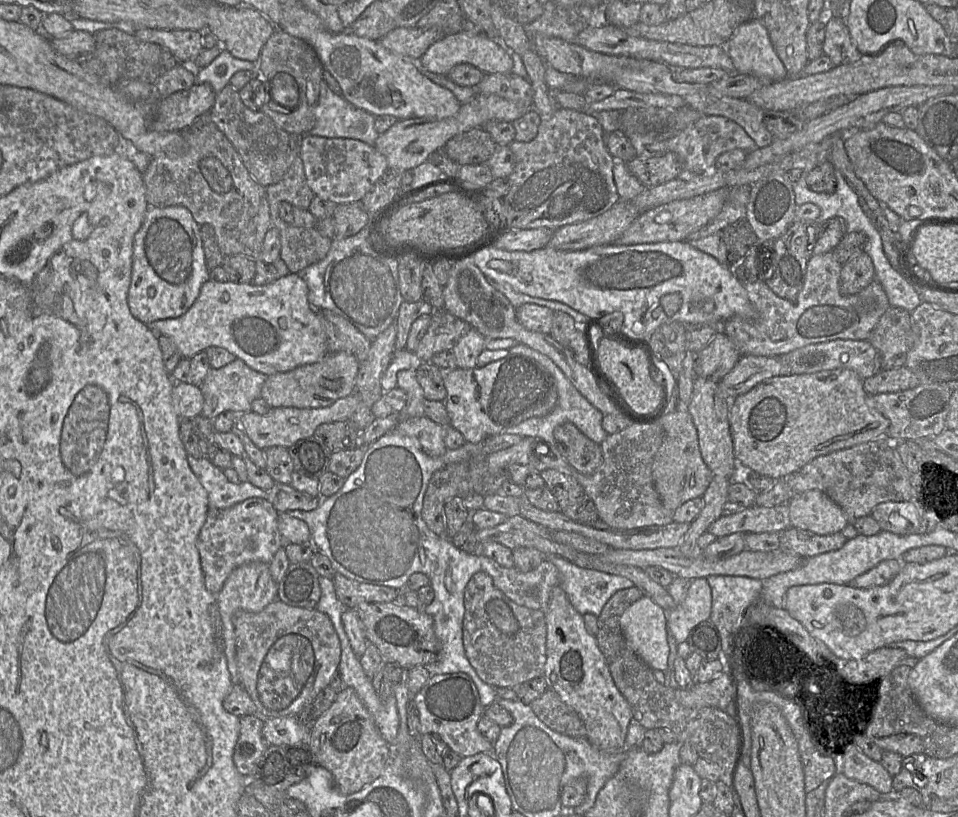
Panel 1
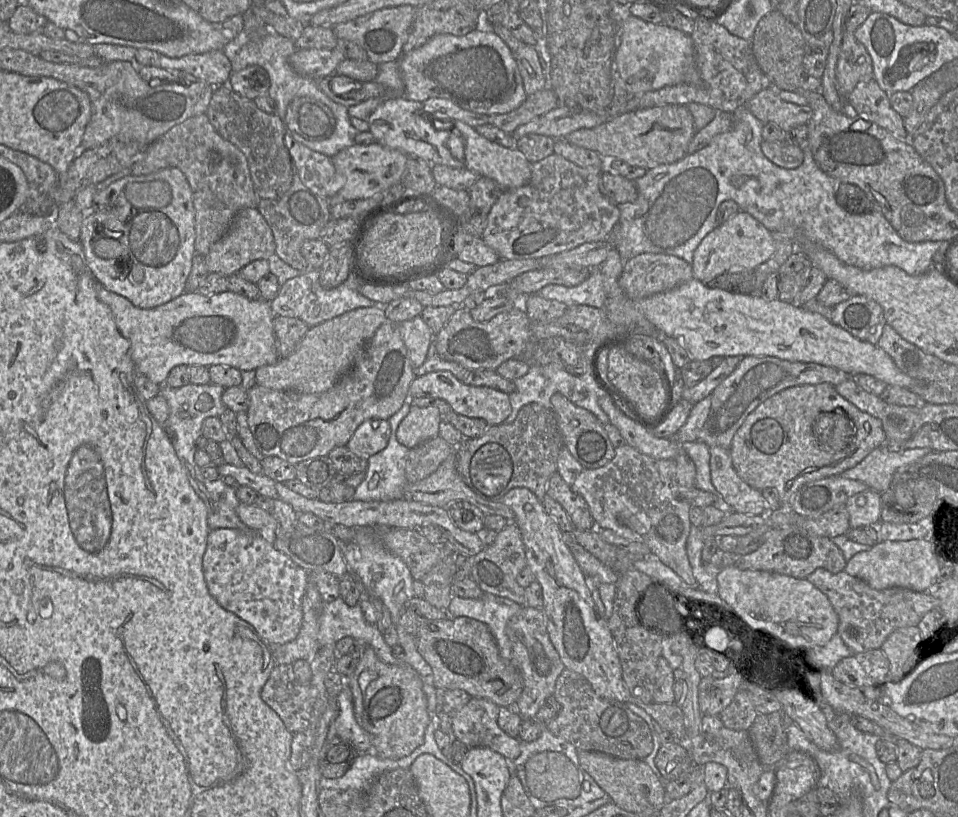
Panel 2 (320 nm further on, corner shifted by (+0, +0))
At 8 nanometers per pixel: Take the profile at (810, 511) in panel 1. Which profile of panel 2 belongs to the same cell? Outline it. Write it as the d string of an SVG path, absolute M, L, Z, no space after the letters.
M867 489L850 497L845 503L849 514L850 529L874 525L880 522L881 493Z

